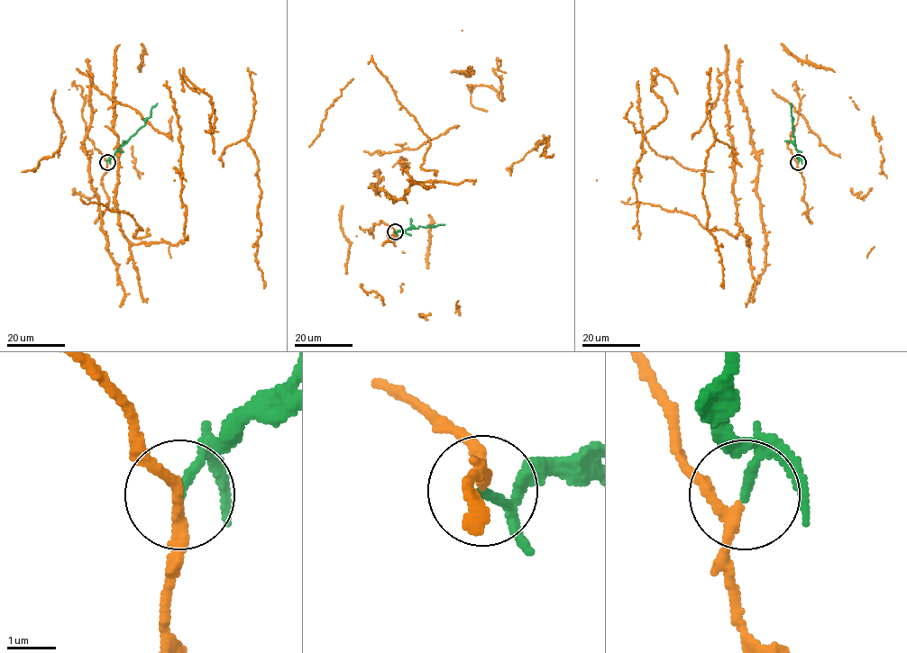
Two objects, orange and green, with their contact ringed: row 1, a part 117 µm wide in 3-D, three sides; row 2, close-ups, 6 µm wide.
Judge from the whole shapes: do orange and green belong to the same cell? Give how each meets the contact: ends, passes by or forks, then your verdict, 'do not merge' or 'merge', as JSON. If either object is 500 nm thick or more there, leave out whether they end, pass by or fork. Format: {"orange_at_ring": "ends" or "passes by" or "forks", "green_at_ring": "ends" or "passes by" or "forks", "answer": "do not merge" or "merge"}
{"orange_at_ring": "passes by", "green_at_ring": "ends", "answer": "do not merge"}

